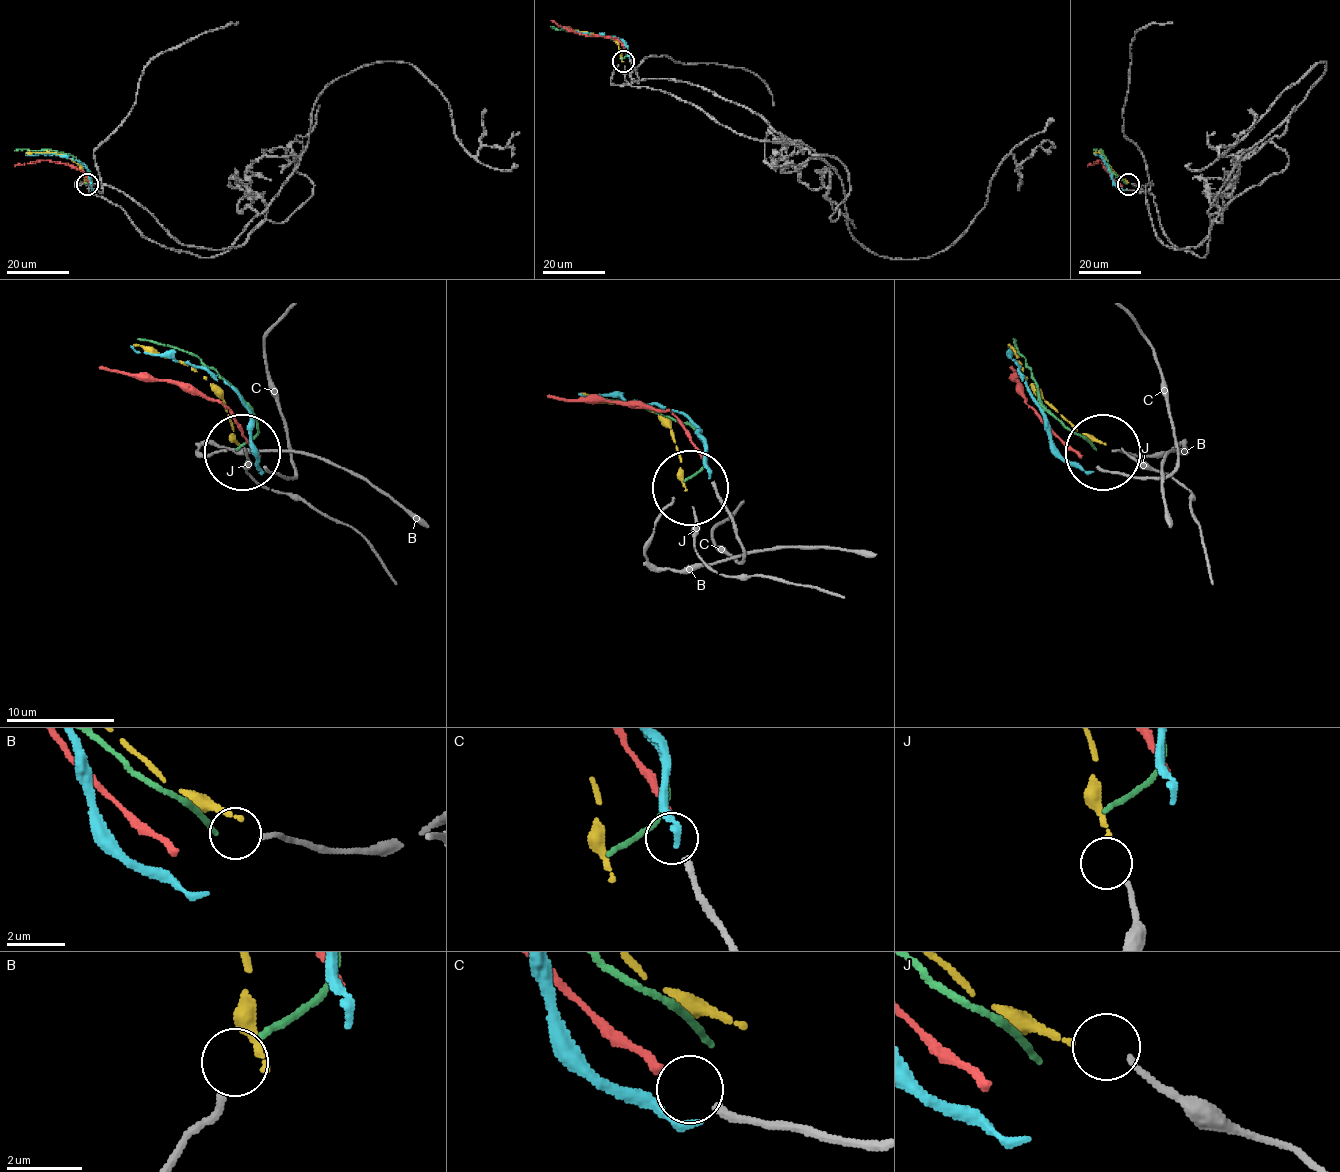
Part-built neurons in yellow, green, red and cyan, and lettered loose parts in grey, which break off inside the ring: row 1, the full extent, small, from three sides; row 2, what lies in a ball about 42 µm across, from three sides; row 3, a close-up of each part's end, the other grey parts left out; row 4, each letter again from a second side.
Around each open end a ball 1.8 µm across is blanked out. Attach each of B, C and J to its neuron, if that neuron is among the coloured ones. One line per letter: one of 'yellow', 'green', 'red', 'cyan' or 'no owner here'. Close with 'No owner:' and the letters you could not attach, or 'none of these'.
B: green
C: red
J: yellow
No owner: none of these

